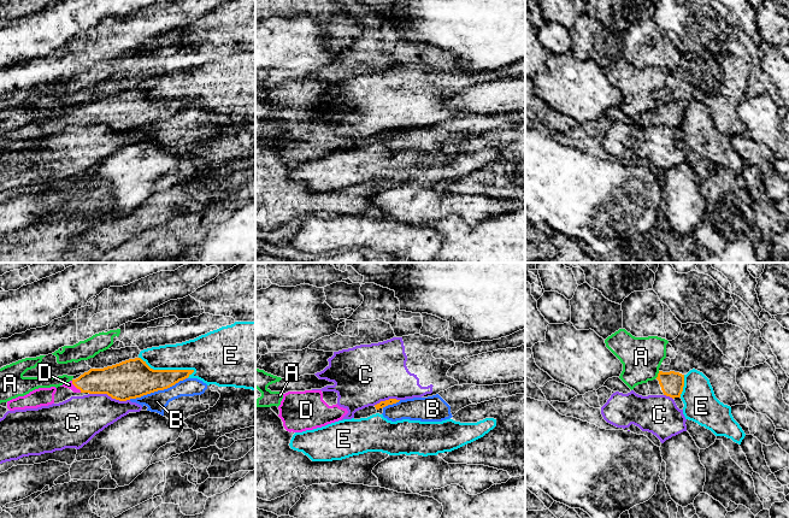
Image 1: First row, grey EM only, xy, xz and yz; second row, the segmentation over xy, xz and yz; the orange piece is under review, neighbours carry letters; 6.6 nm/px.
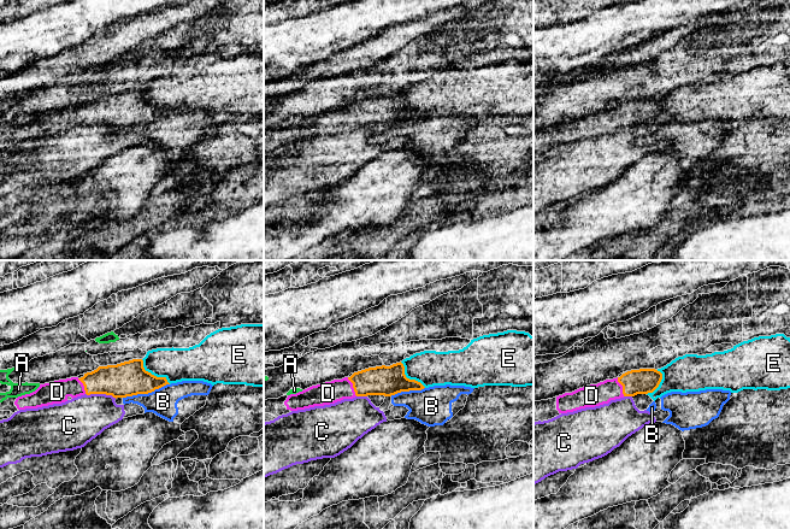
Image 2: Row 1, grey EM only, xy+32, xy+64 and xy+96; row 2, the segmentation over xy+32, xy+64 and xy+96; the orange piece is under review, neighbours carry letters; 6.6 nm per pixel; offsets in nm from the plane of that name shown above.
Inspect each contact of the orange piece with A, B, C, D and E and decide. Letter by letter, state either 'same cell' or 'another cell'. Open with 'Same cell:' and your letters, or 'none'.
Same cell: D
A: another cell
B: another cell
C: another cell
D: same cell
E: another cell

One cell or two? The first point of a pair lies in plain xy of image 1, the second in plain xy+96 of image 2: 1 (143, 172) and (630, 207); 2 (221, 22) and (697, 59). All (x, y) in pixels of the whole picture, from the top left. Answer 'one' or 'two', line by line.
1: one
2: one

